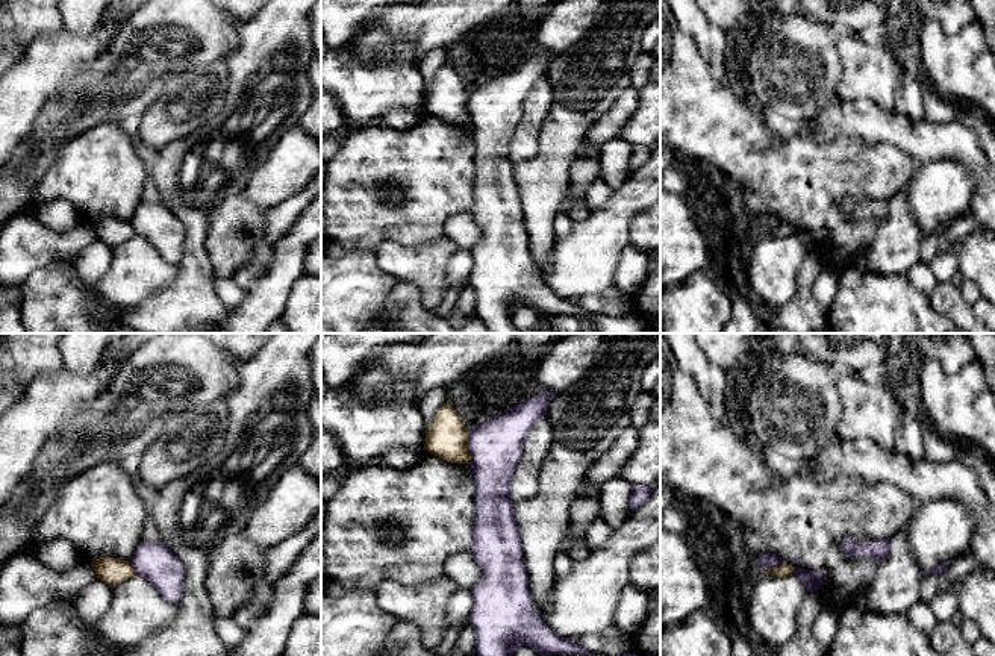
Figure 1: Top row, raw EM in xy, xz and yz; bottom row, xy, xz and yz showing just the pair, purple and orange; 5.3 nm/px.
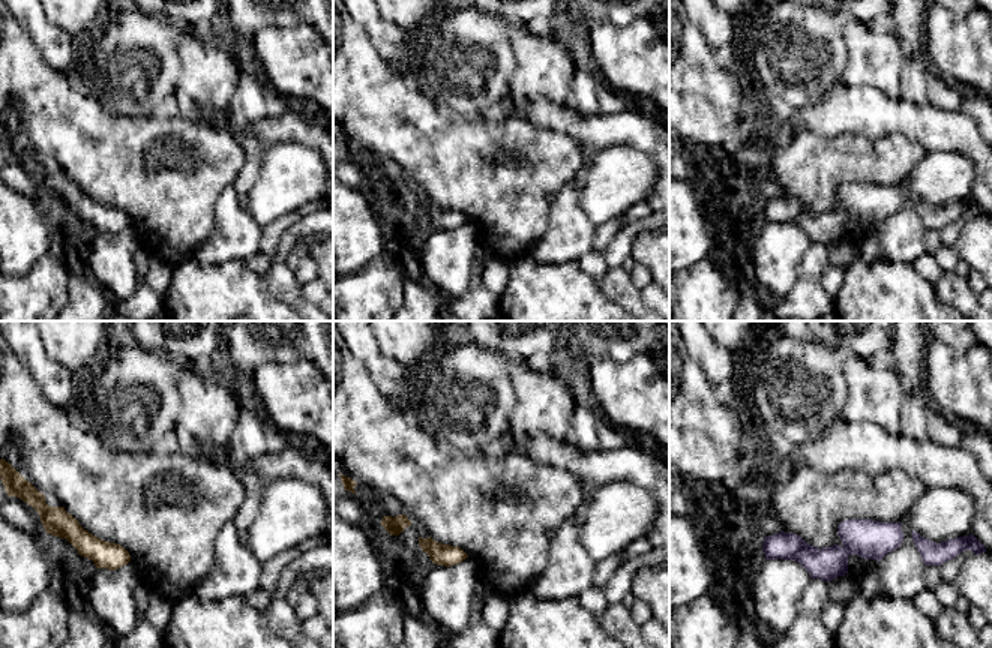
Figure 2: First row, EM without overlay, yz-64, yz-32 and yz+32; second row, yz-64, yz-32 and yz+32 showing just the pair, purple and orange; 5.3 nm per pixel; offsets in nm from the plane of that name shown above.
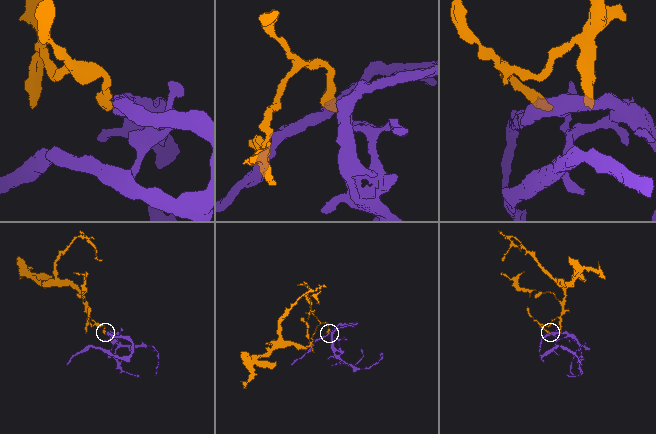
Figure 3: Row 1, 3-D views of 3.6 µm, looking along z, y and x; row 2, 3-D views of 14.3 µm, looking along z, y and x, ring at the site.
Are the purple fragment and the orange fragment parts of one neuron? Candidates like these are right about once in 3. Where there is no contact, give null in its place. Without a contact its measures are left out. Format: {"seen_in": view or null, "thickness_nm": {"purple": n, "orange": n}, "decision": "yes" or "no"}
{"seen_in": "xz", "thickness_nm": {"purple": 280, "orange": 220}, "decision": "no"}

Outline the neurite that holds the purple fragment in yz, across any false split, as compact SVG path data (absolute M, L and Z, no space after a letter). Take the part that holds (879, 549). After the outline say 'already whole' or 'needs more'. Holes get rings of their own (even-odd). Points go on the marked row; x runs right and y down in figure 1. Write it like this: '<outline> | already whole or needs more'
M847 538L841 542L841 547L848 556L865 556L874 559L878 564L889 553L889 539L856 541Z | already whole

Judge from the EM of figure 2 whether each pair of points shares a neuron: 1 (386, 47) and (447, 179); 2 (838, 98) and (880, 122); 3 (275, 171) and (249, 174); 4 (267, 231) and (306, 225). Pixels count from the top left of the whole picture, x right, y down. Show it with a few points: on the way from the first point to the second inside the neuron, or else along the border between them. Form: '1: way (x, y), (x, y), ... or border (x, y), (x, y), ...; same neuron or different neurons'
1: border (371, 42), (375, 51), (399, 71); different neurons
2: way (848, 108), (869, 113); same neuron
3: border (270, 147), (248, 194), (246, 206); different neurons
4: border (302, 218), (282, 234), (272, 260); different neurons

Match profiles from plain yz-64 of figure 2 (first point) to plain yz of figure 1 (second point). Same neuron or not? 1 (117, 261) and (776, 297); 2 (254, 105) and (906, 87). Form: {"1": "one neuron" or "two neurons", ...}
{"1": "one neuron", "2": "one neuron"}

